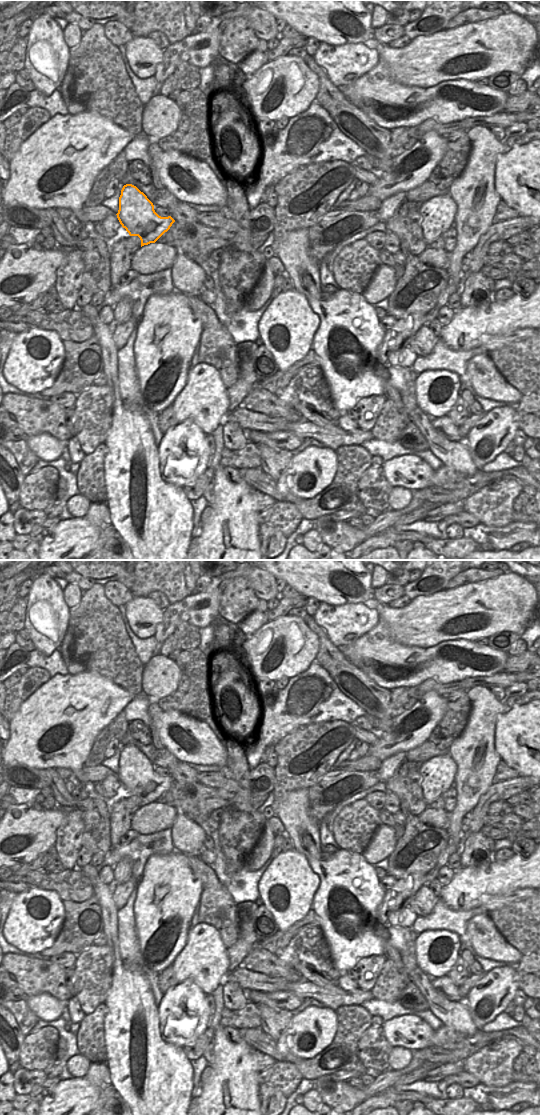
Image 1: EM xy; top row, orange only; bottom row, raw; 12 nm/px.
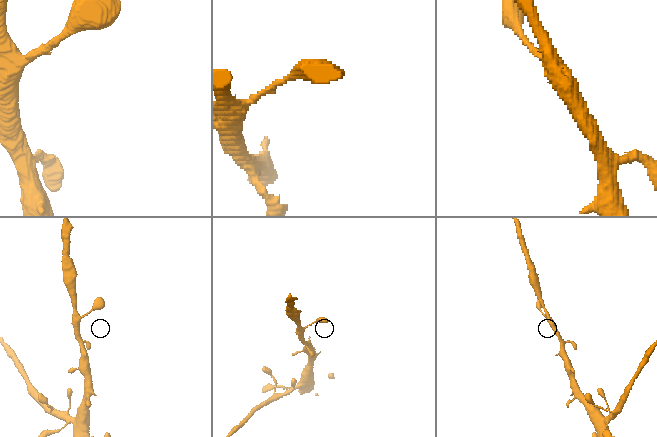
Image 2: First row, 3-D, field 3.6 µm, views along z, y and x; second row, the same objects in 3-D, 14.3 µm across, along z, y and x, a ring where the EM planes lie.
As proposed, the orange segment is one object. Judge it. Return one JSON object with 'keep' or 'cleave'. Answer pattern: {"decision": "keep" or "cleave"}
{"decision": "keep"}

